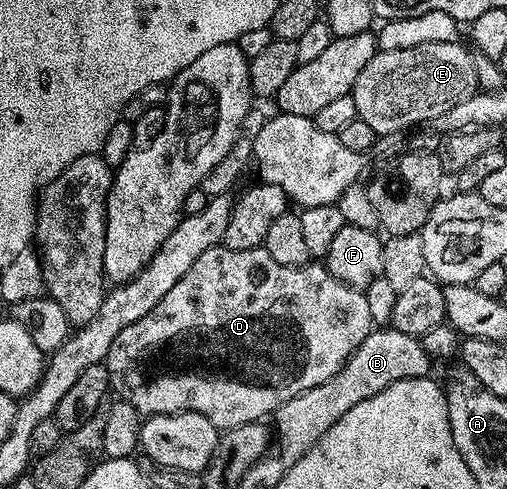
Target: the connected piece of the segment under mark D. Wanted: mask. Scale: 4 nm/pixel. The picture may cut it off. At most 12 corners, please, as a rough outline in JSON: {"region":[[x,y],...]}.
{"region":[[207,248],[104,366],[143,416],[268,419],[375,328],[317,260]]}

